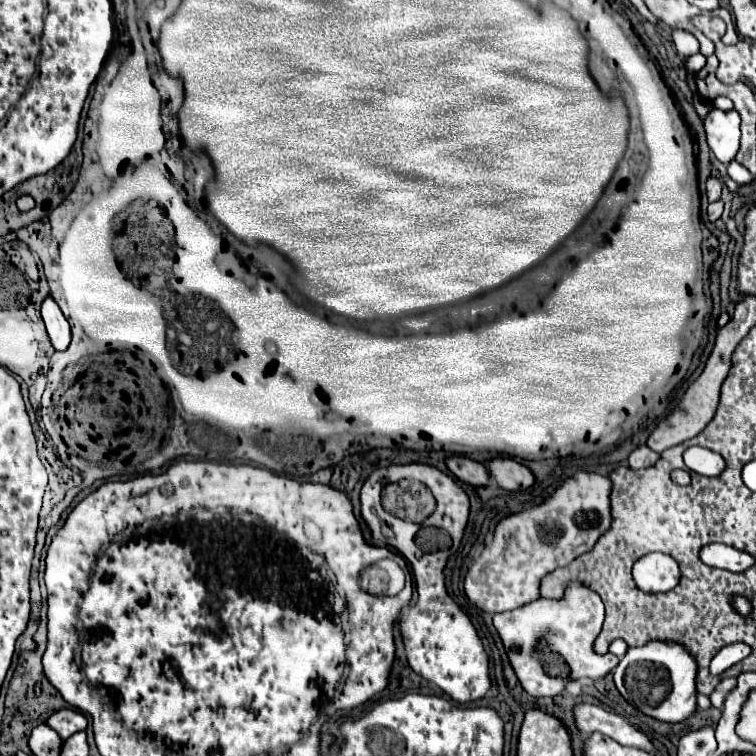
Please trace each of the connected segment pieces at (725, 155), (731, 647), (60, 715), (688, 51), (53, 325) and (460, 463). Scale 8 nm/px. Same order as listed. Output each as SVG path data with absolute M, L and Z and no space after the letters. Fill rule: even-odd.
M713 108L711 114L705 120L705 132L707 132L707 142L713 154L717 156L719 162L727 164L735 158L737 146L739 146L739 114L737 110L717 110Z
M743 642L726 645L711 660L709 670L713 675L722 674L750 653L751 648Z
M57 710L47 724L61 736L61 740L67 740L71 734L87 728L87 718L77 710Z
M673 30L671 36L673 36L675 48L677 48L681 60L685 56L691 56L691 54L699 52L699 42L697 42L697 38L691 32L687 32L687 30Z
M47 296L41 304L41 316L47 328L47 334L51 338L51 344L55 350L67 350L69 342L71 342L71 328L69 322L65 320L61 308L57 306L57 302Z
M449 456L445 460L447 468L465 484L471 486L485 486L489 482L489 472L485 468L485 464L475 462L467 456Z

